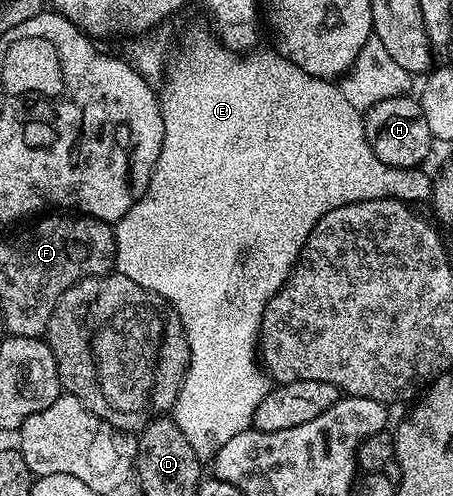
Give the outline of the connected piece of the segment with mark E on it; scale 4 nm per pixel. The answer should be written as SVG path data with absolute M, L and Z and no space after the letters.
M210 33L199 34L192 42L183 46L179 56L172 59L165 72L165 81L162 83L161 105L163 108L163 143L161 156L157 156L157 164L153 168L153 176L149 180L149 188L125 212L125 216L114 223L115 232L115 270L124 274L133 284L145 288L149 293L161 296L165 302L176 310L184 326L187 336L191 359L188 361L187 374L181 384L181 392L175 401L173 417L177 428L189 440L189 448L193 448L200 460L214 459L215 453L225 448L228 440L233 440L241 432L252 429L255 421L257 406L265 400L269 389L269 378L265 373L260 359L257 357L259 345L259 329L265 308L269 300L287 282L291 270L303 251L305 240L309 232L333 208L348 206L354 202L365 200L381 200L382 198L395 198L399 202L416 204L415 202L432 201L432 175L426 174L426 169L399 170L395 166L377 160L373 148L367 139L363 127L364 115L349 100L345 100L342 89L334 81L317 76L309 76L297 64L287 58L282 58L274 49L256 49L254 52L239 53L228 50L218 37Z

